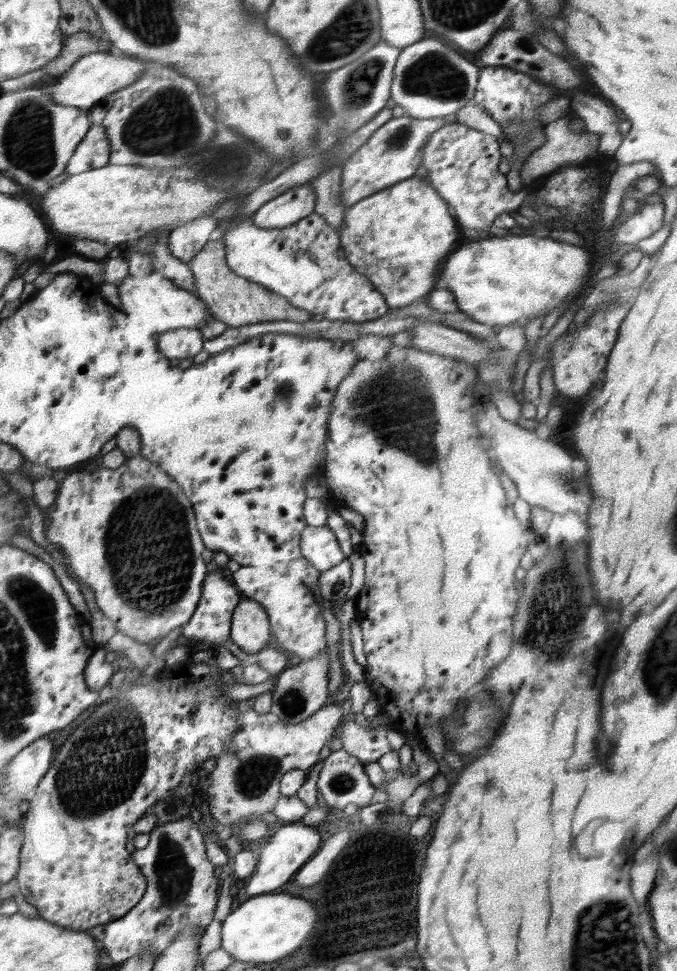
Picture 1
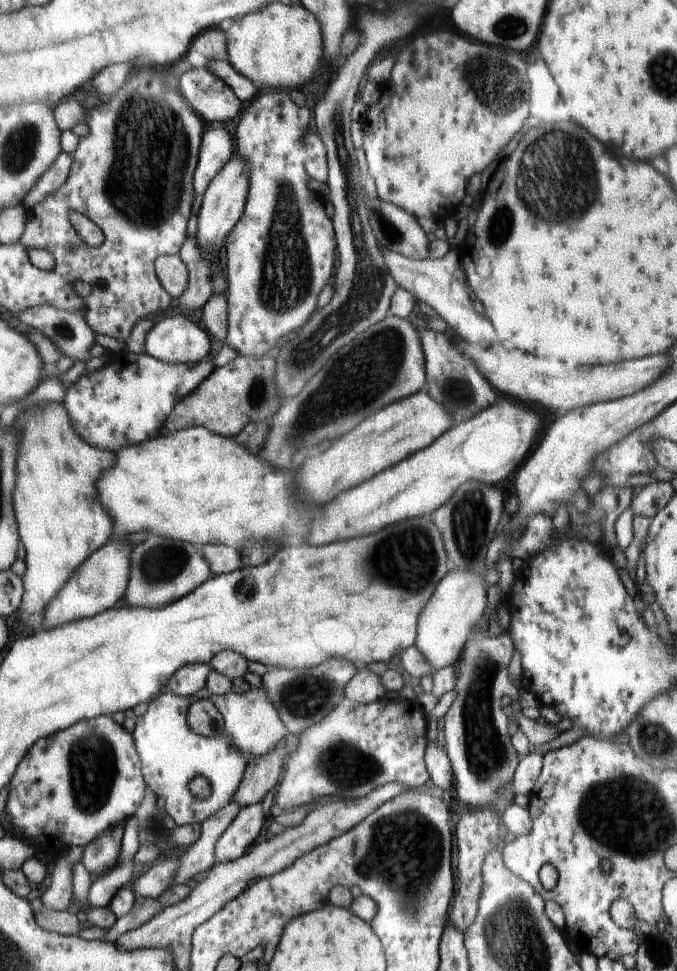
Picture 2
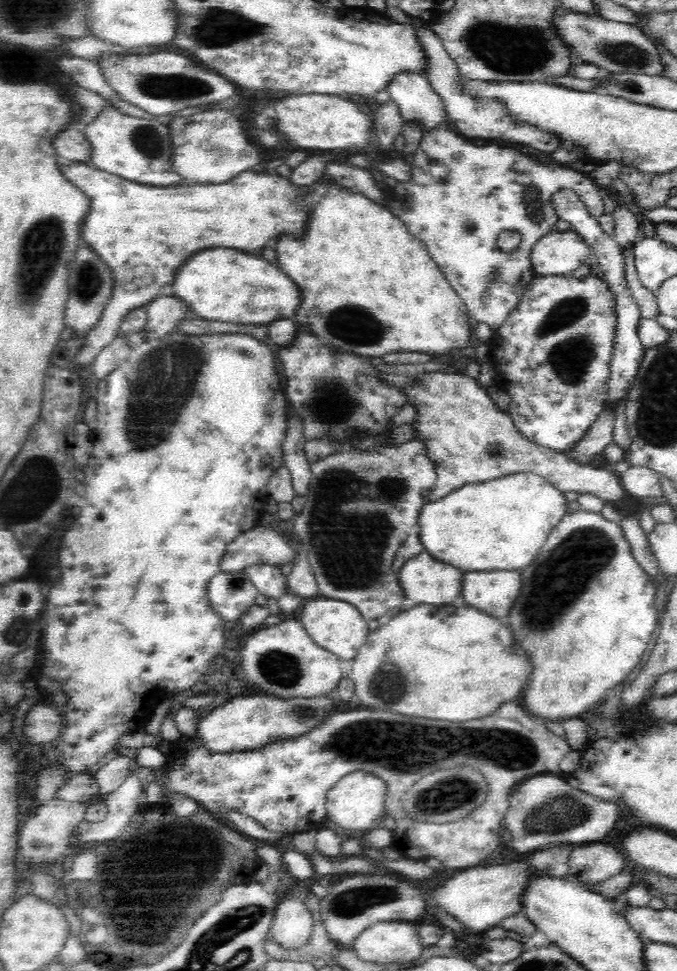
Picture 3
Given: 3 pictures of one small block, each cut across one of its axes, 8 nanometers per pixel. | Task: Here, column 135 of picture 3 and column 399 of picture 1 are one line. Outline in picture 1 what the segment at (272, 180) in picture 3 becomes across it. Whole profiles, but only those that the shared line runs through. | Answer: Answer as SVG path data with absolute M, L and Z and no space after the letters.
M412 176L349 206L338 229L340 246L348 263L383 294L389 311L396 310L420 298L426 299L435 290L441 265L453 252L452 248L462 233L455 217L449 204L436 192L428 178Z

